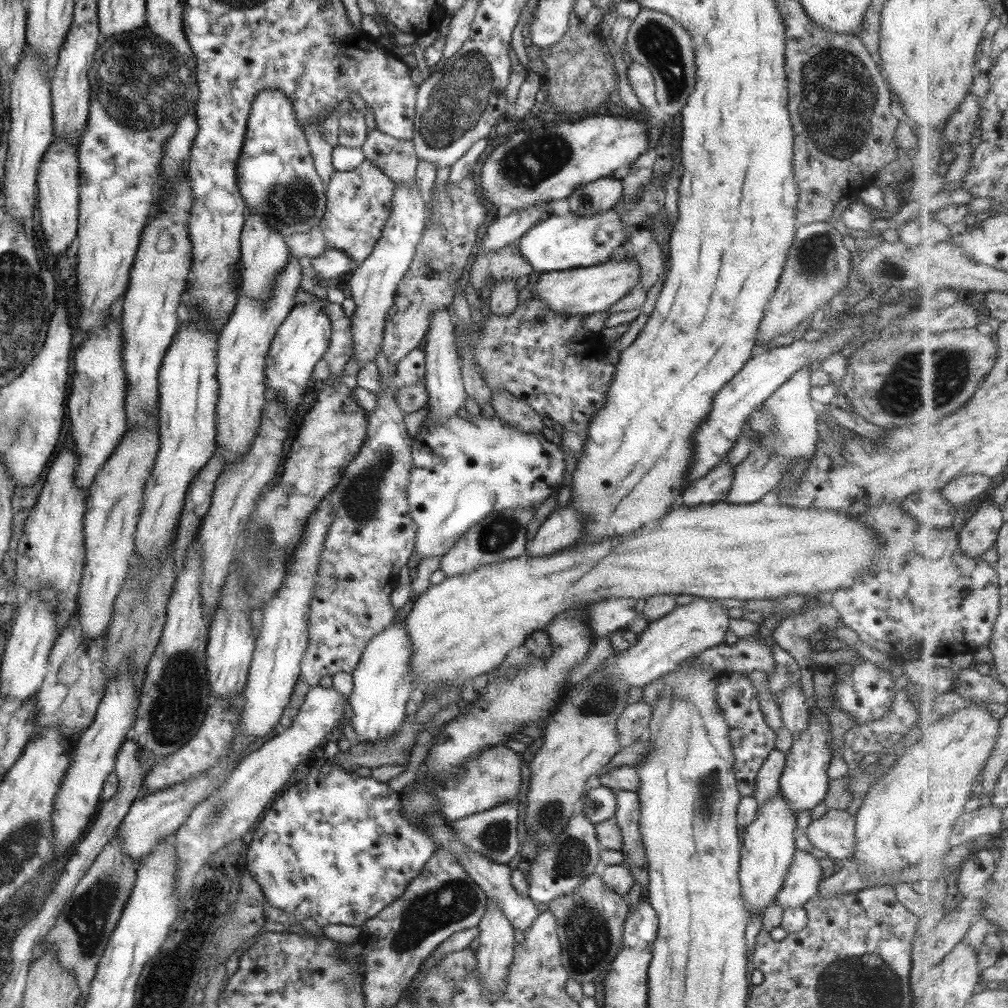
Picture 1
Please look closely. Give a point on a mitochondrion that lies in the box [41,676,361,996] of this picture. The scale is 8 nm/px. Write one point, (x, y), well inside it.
(88, 917)

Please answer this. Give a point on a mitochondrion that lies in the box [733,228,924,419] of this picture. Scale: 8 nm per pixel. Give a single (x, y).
(812, 256)

